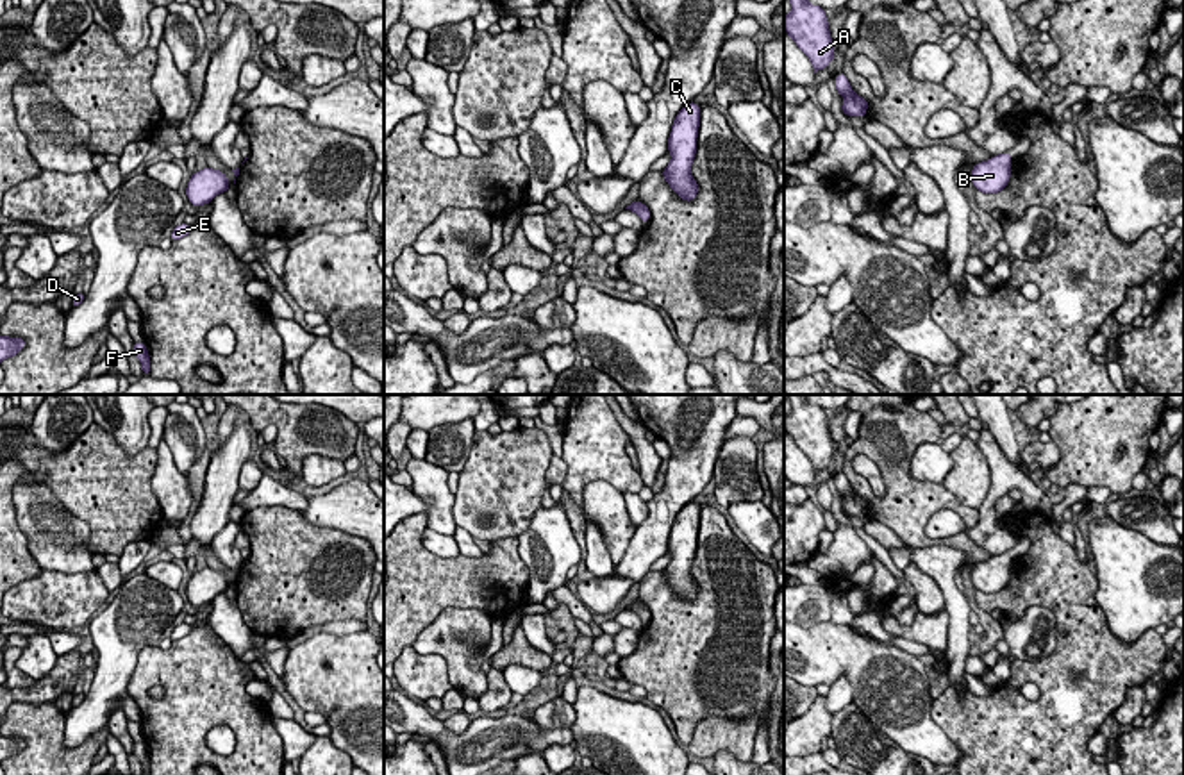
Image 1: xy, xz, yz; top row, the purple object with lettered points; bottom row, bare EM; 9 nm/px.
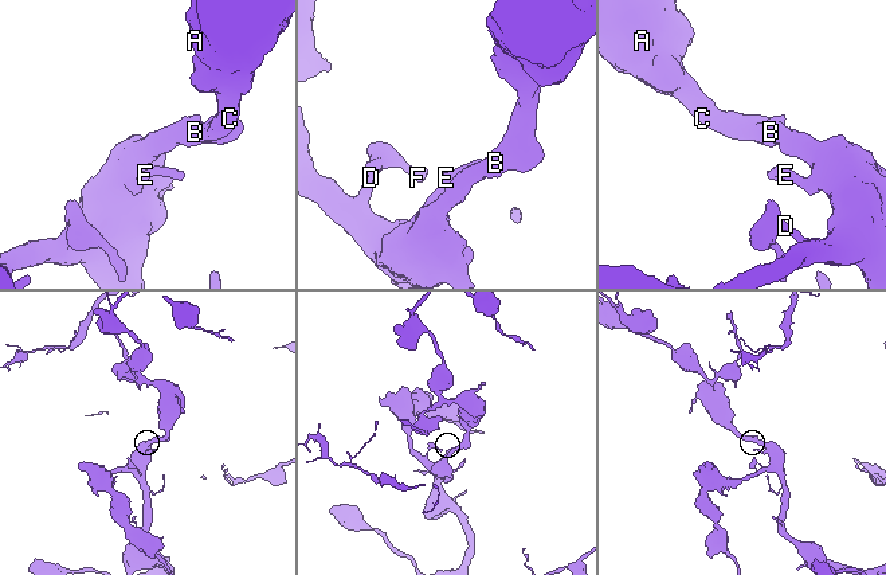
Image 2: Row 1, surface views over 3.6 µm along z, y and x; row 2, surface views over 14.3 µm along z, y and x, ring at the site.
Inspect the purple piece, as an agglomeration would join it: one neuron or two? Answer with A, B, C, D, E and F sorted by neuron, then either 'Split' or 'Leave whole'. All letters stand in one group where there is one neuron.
Groups: A B C D E F. Leave whole

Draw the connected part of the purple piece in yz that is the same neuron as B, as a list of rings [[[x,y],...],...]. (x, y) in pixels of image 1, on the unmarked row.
[[[1004,552],[971,568],[971,582],[982,593],[1002,591],[1011,577],[1011,554]]]

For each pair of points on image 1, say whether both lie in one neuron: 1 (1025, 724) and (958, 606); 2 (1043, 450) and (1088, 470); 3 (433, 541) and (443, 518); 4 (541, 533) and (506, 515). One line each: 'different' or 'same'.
1: different
2: different
3: different
4: different

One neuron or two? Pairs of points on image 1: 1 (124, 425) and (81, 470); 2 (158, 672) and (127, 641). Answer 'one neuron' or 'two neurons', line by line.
1: two neurons
2: two neurons

